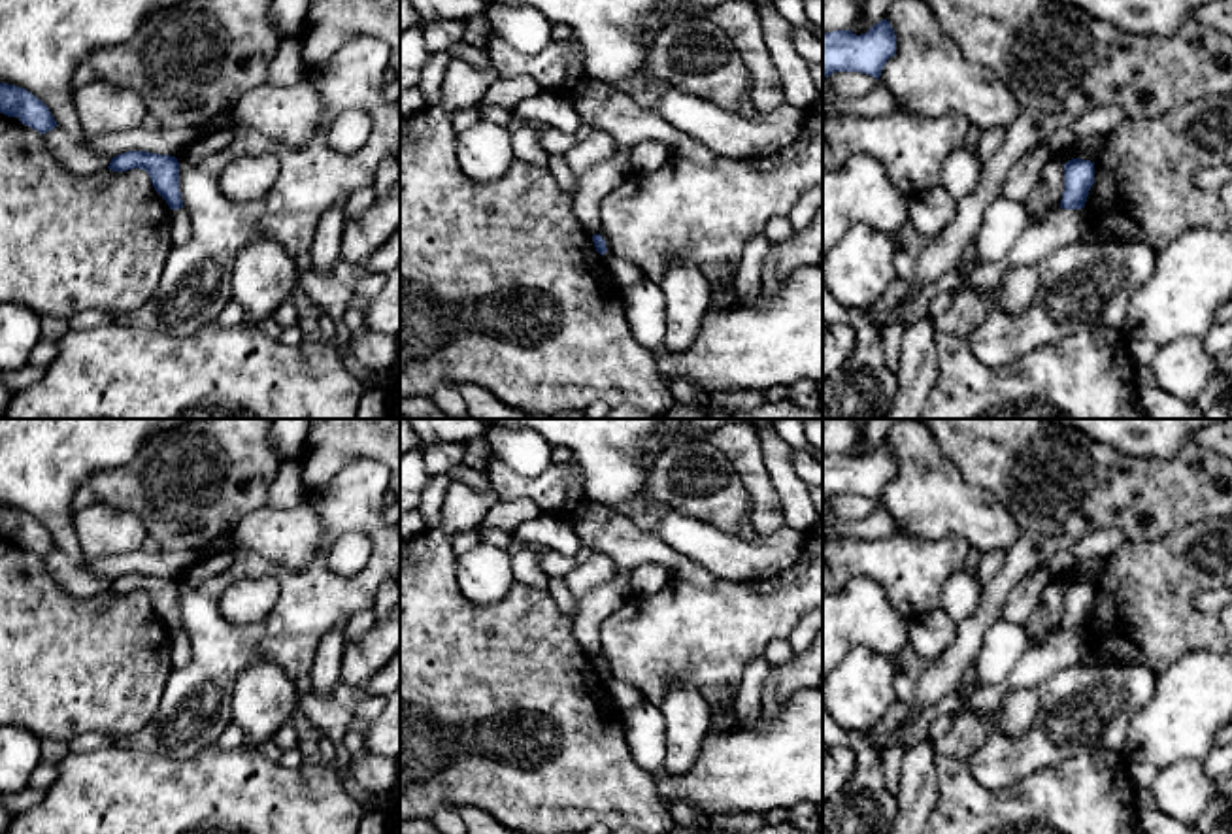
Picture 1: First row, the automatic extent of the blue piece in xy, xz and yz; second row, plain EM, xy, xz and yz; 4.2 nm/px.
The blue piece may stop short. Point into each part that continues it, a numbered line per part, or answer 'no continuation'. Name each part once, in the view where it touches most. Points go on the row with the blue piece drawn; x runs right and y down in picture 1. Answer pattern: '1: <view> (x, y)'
no continuation

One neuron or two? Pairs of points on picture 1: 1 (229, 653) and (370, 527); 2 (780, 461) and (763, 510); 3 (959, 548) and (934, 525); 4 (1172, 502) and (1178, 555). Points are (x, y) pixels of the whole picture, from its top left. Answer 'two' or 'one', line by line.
1: one
2: two
3: two
4: two

